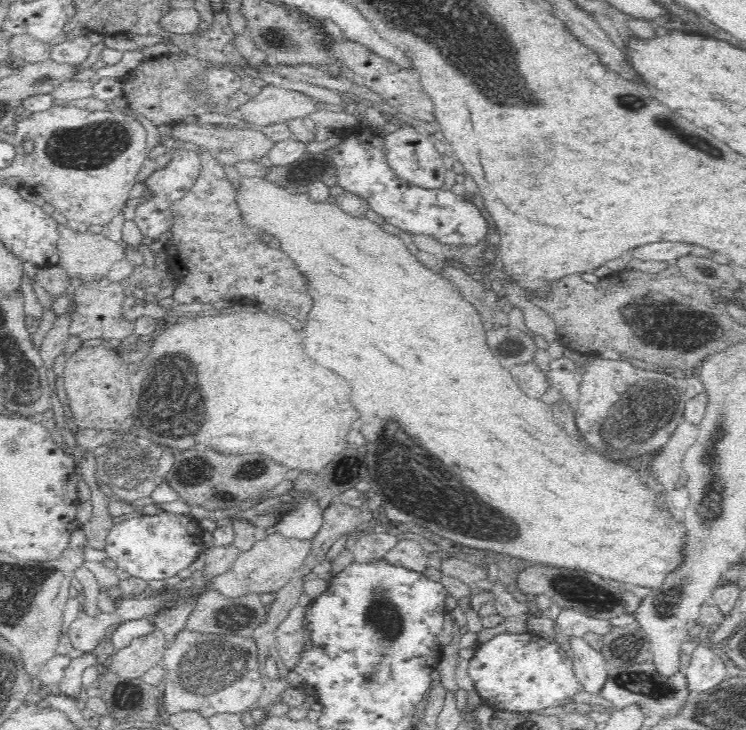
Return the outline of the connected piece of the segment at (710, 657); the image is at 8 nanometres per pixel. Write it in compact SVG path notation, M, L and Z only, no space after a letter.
M696 644L691 658L690 664L684 668L688 685L697 700L705 699L706 690L715 691L715 686L728 677L726 664L717 650L708 650L702 644Z

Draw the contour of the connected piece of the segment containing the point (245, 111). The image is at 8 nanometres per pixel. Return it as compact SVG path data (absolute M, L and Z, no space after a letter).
M259 82L260 92L253 97L250 97L242 106L242 114L237 116L244 116L244 120L252 122L253 124L272 124L272 122L286 122L292 118L304 118L305 116L316 116L317 109L313 101L308 95L298 92L296 90L289 90L288 88L281 88L279 85L269 84L269 82Z

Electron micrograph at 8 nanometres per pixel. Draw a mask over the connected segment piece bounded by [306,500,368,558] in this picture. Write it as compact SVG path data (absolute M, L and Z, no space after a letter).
M332 500L330 506L322 508L322 520L323 524L319 530L313 535L311 540L312 548L310 548L310 554L307 558L325 558L326 553L333 543L339 539L340 532L348 532L352 526L364 525L362 522L368 522L368 520L362 520L362 512L359 509L347 504L343 504L340 500Z

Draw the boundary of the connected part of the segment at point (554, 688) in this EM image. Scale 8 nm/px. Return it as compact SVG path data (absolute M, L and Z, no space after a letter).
M500 632L486 642L478 642L466 672L482 704L502 711L529 712L558 706L580 689L573 672L573 659L568 658L566 651L554 639L546 640L529 632Z

